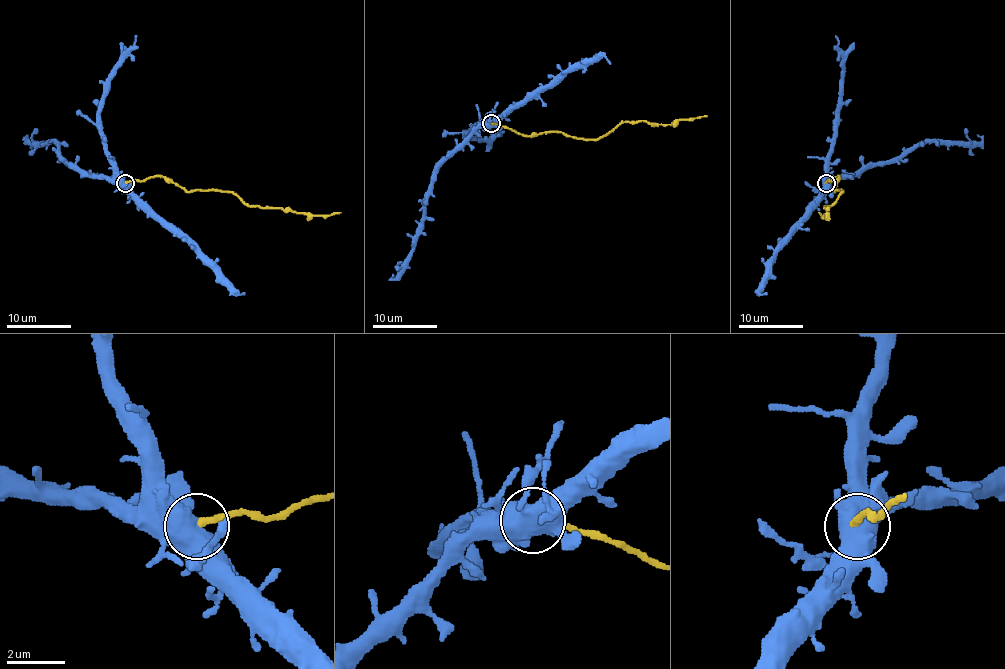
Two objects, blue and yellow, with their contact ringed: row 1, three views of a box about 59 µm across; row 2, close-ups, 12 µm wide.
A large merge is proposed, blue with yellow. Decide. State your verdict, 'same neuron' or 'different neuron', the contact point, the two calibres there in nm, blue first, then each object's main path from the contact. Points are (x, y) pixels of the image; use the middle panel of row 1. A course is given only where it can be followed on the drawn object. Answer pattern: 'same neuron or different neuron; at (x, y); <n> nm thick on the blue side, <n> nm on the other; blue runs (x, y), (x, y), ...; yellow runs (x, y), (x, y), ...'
different neuron; at (491, 123); 950 nm thick on the blue side, 240 nm on the other; blue runs (491, 124), (482, 124), (439, 167), (419, 234), (405, 268), (395, 278), (394, 274); yellow runs (491, 124), (525, 135), (554, 132), (599, 138), (628, 121), (671, 124), (706, 116)

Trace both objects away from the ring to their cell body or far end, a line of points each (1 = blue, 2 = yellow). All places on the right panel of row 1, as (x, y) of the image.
1: (827, 183), (836, 178), (856, 177), (870, 164), (896, 161), (926, 141), (981, 141), (977, 135)
2: (827, 183), (838, 177), (835, 191), (841, 191), (833, 204), (824, 207), (827, 212), (822, 215), (819, 212)

